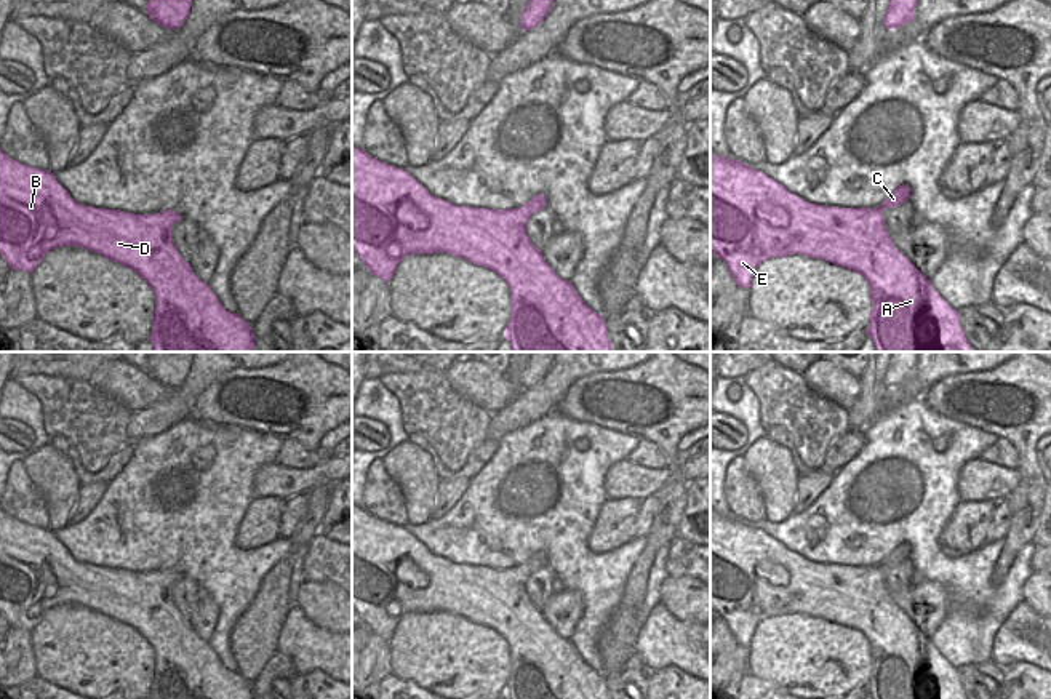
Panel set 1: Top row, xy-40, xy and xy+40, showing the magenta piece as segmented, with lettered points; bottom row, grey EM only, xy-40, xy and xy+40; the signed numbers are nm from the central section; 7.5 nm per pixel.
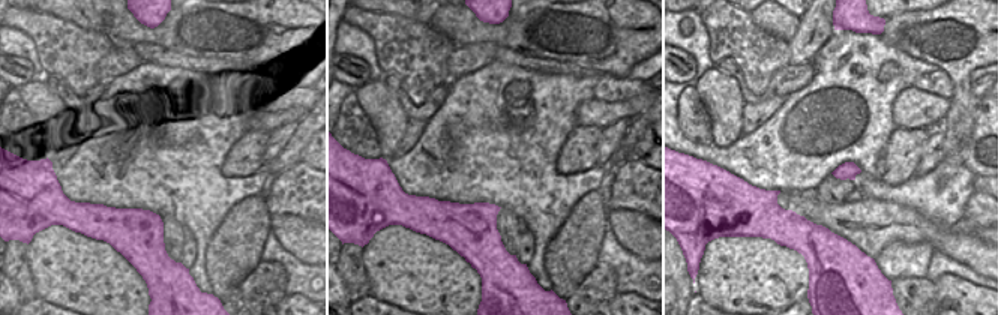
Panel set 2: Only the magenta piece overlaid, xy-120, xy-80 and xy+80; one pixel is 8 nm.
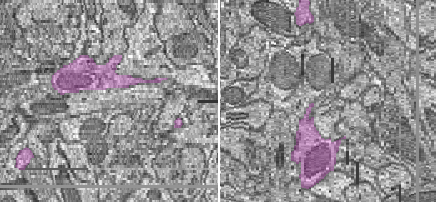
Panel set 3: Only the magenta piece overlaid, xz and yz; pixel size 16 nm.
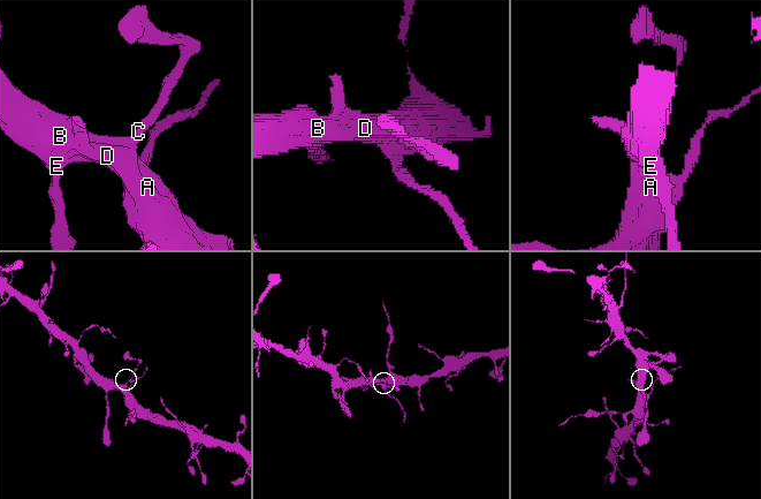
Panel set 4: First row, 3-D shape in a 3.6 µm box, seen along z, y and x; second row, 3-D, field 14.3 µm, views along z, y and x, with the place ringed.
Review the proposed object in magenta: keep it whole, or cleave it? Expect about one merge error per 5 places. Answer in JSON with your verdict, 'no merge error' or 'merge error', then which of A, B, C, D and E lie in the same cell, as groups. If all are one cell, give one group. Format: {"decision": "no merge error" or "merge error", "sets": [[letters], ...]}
{"decision": "no merge error", "sets": [["A", "B", "C", "D", "E"]]}

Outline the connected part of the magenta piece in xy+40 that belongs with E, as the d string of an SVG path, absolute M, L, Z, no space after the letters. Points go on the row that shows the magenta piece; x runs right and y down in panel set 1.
M710 150L710 251L726 262L737 286L749 290L755 269L766 259L805 254L861 274L869 288L872 310L865 334L875 352L979 352L973 349L953 310L926 278L893 243L883 211L910 198L910 187L899 186L880 208L838 208L809 203L750 165L723 158Z

